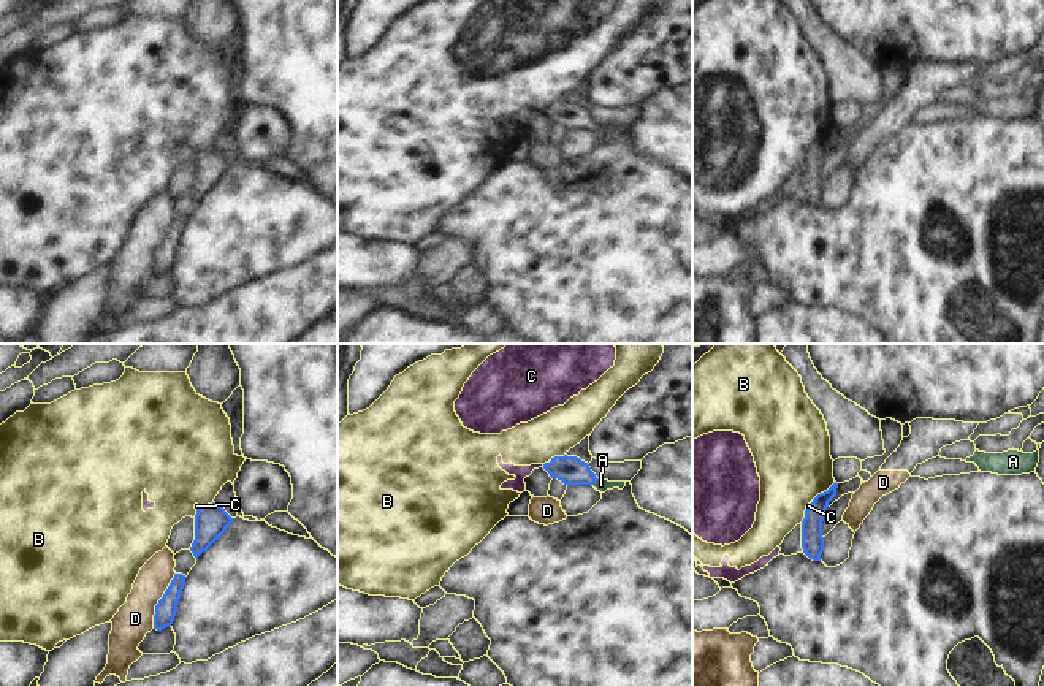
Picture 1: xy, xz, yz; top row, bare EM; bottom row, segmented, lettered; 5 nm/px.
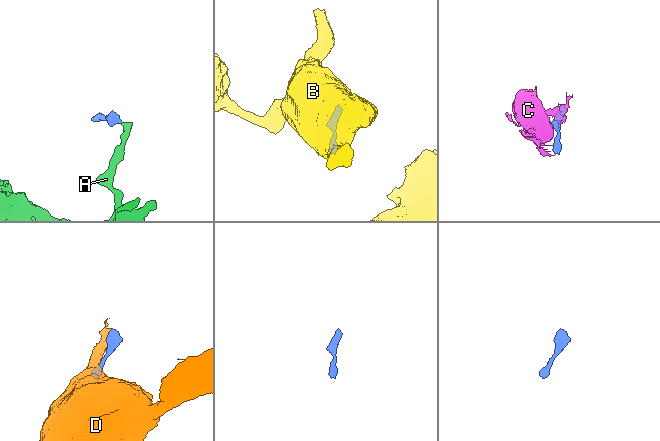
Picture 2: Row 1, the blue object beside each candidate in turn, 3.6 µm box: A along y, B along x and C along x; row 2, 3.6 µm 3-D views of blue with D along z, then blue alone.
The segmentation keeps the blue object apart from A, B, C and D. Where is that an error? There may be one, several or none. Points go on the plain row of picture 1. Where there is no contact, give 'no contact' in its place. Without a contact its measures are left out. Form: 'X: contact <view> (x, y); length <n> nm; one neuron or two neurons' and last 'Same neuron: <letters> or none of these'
A: contact xz (596, 125); length 50 nm; one neuron
B: contact yz (824, 137); length 170 nm; two neurons
C: contact yz (811, 151); length 50 nm; two neurons
D: contact xy (159, 246); length 300 nm; two neurons
Same neuron: A

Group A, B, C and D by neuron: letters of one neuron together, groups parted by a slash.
A / B C / D

